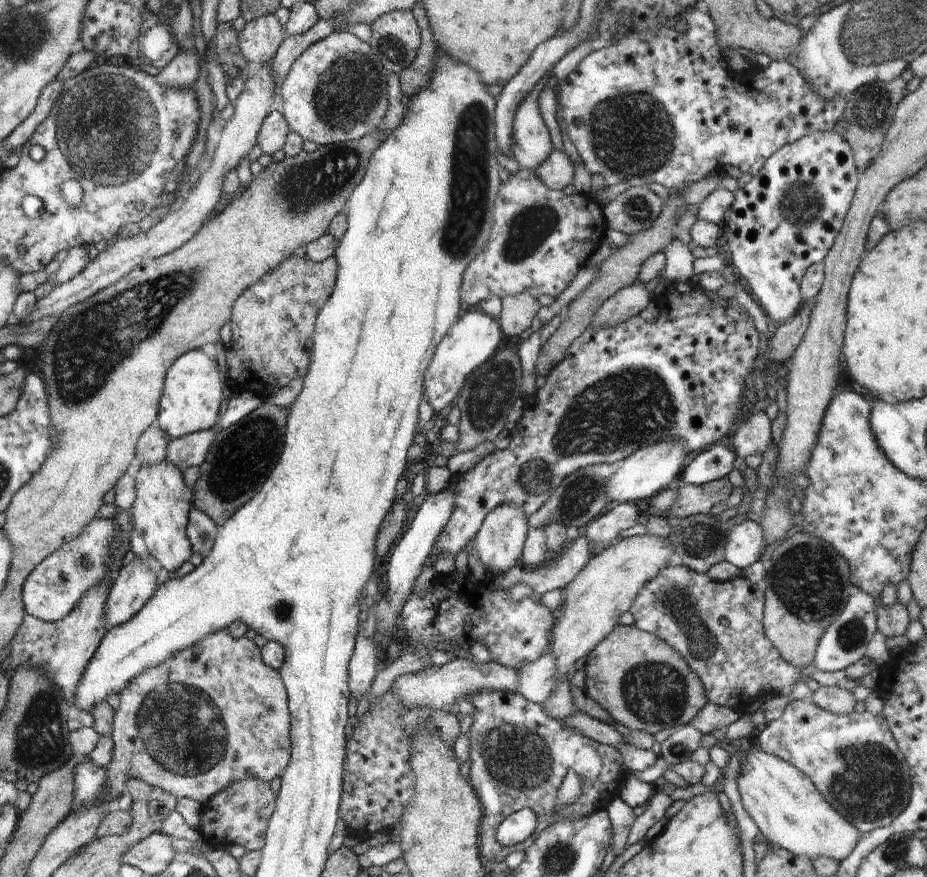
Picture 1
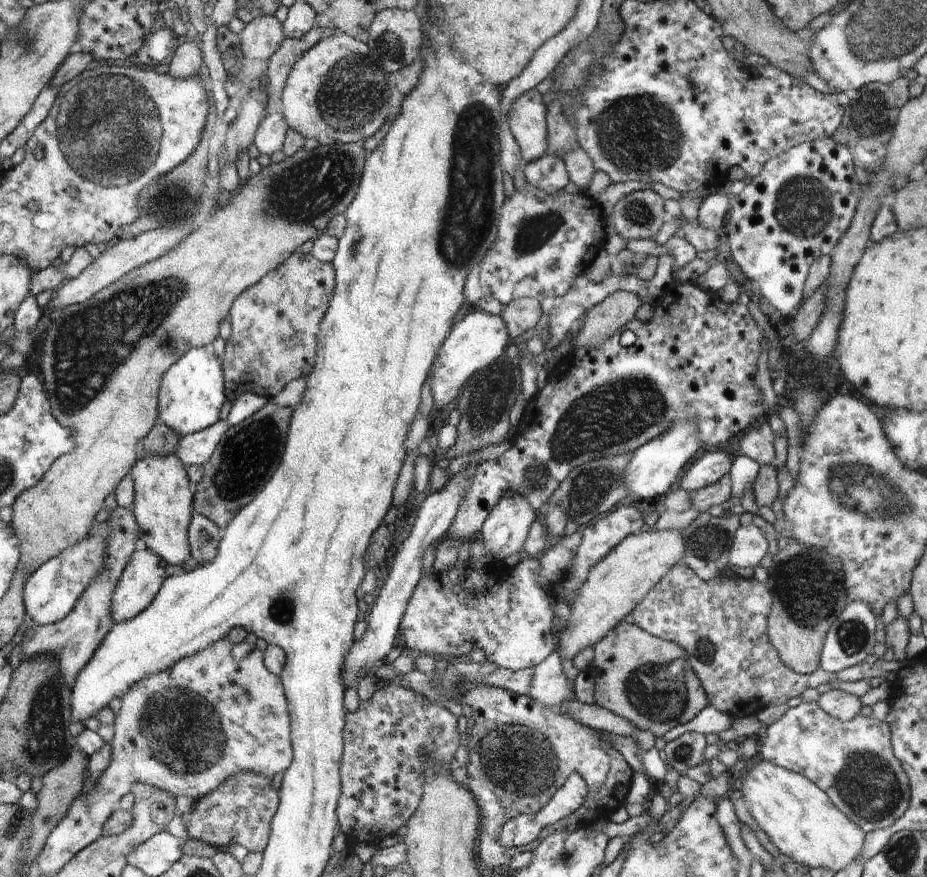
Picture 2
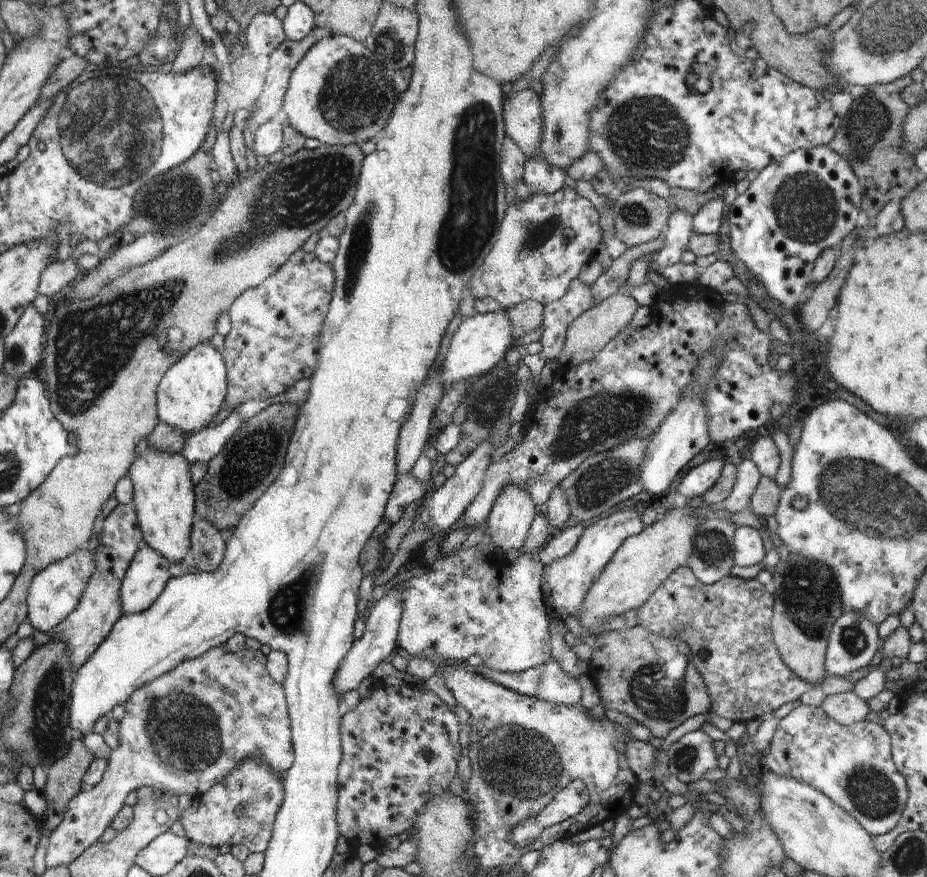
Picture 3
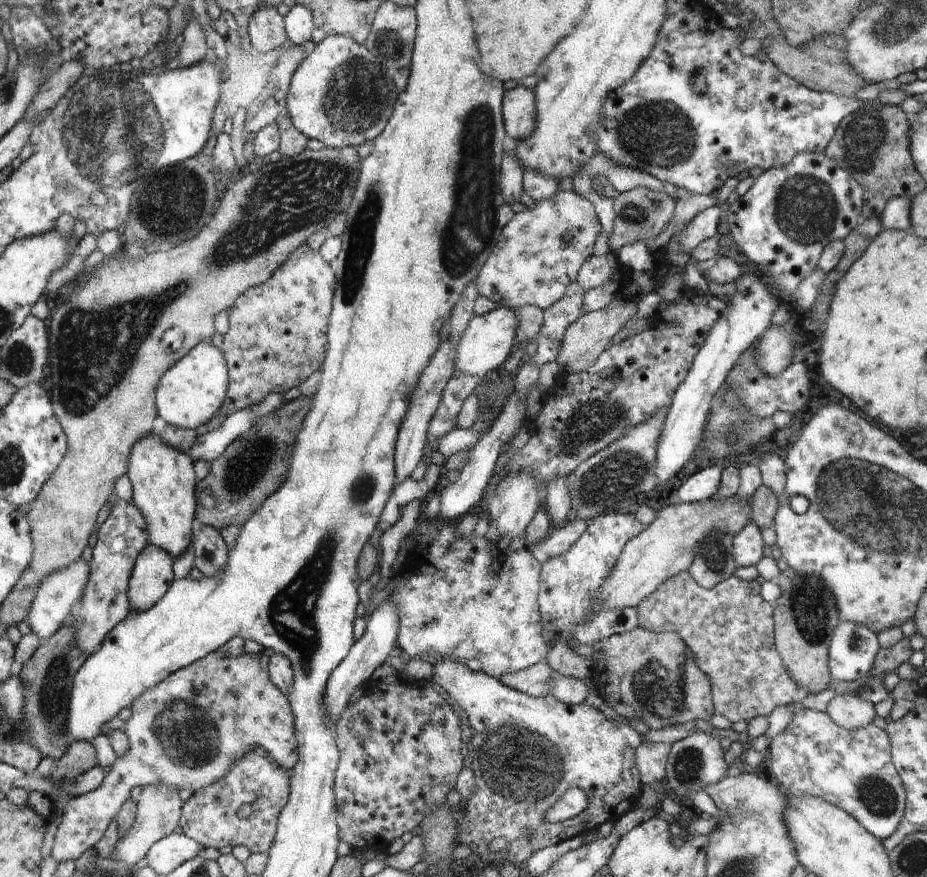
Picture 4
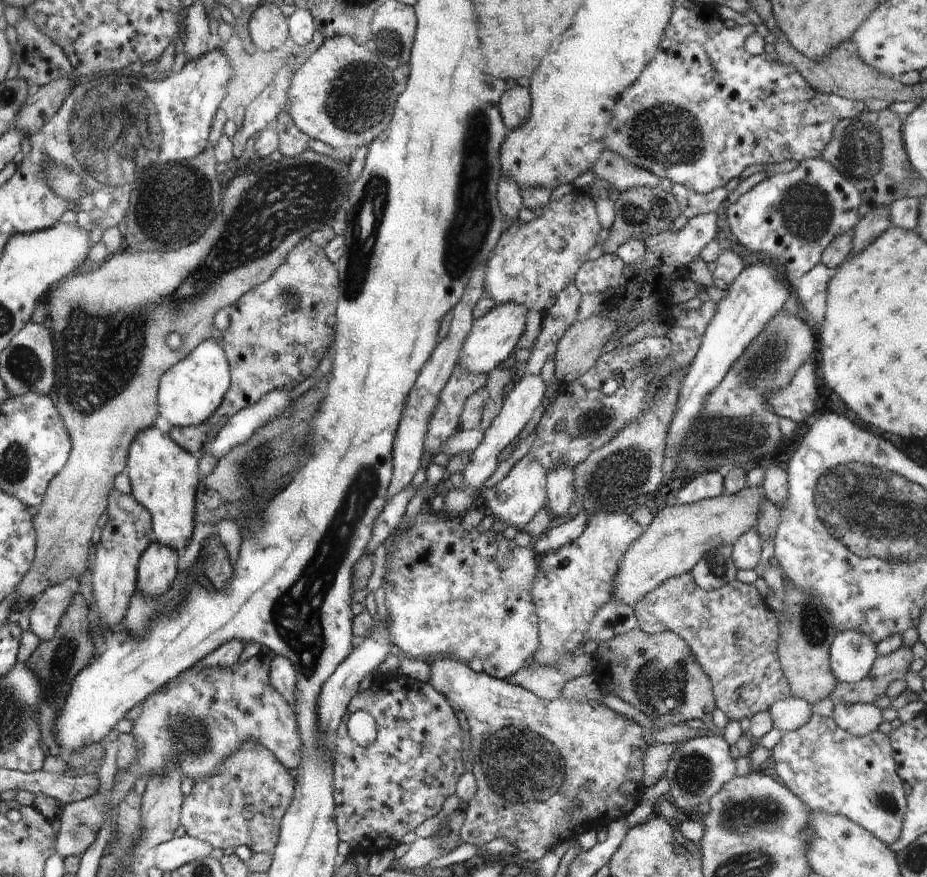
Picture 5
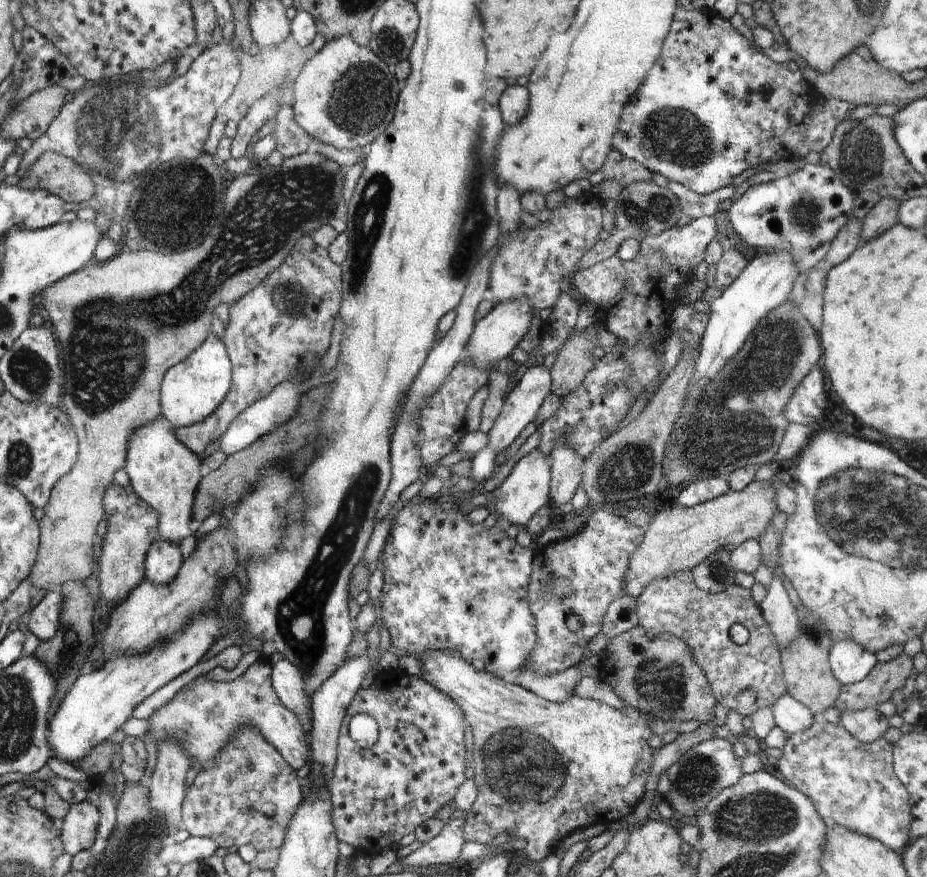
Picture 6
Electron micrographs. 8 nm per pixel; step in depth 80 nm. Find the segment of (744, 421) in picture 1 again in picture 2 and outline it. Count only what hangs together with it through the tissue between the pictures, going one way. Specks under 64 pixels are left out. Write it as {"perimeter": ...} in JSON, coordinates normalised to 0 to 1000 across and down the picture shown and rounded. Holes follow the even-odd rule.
{"perimeter":[[[826,481],[810,487],[798,501],[797,509],[800,519],[816,525],[818,529],[834,531],[836,525],[836,496],[832,486]]]}

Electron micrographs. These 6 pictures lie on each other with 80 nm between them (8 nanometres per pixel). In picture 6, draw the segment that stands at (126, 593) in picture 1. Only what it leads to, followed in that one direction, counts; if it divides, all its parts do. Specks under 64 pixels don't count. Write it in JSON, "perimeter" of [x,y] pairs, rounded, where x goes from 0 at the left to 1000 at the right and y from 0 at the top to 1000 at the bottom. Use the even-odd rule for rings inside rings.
{"perimeter":[[[170,612],[156,636],[156,659],[169,667],[182,665],[192,655],[197,639],[193,621]]]}

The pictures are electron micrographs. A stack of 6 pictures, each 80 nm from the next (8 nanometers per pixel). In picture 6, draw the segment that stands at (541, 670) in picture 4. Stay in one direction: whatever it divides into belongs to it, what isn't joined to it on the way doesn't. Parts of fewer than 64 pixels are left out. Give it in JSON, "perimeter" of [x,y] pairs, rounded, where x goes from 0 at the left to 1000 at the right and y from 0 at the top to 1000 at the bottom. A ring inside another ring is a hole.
{"perimeter":[[[622,759],[612,762],[605,767],[580,770],[570,763],[562,764],[556,779],[589,798],[607,802],[619,791],[621,781],[628,773]]]}

